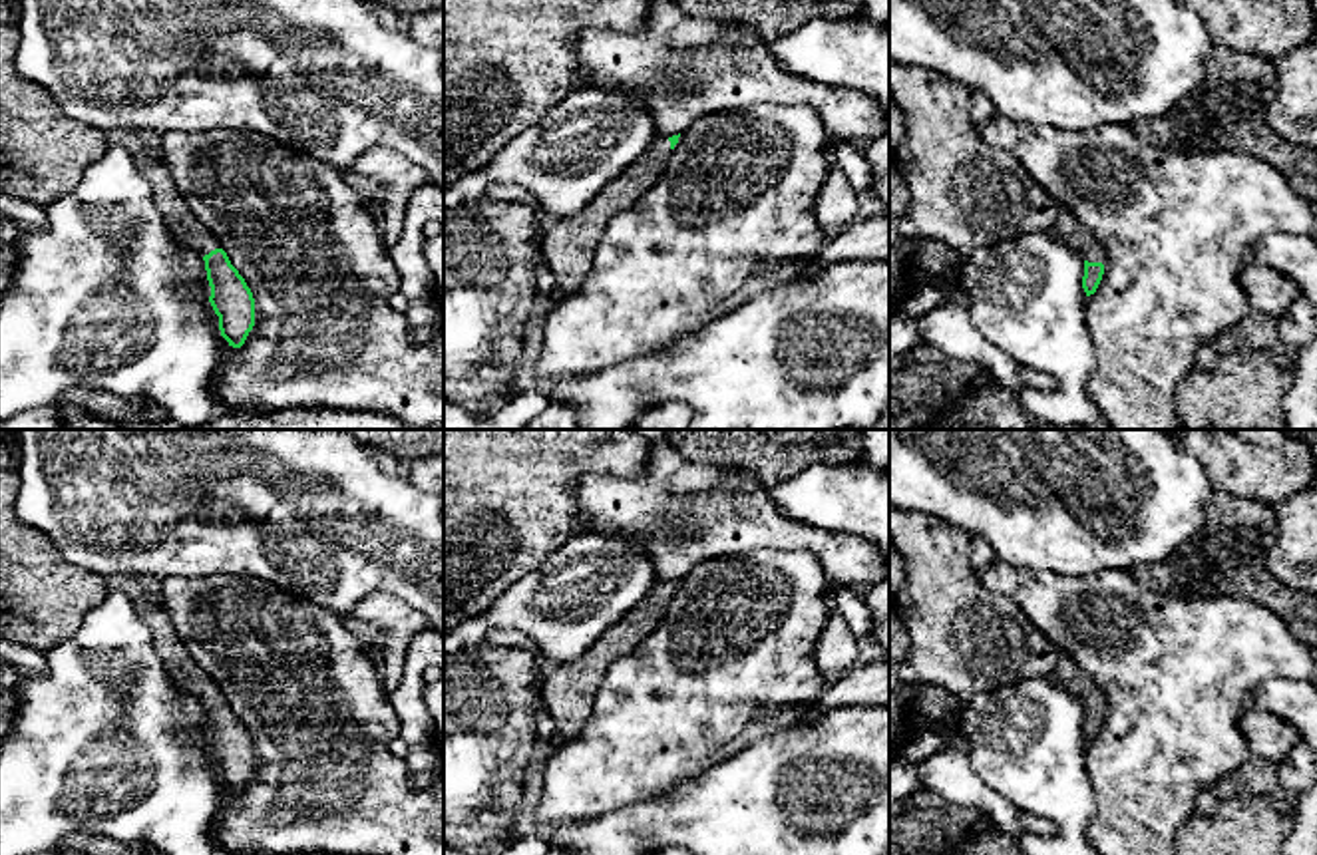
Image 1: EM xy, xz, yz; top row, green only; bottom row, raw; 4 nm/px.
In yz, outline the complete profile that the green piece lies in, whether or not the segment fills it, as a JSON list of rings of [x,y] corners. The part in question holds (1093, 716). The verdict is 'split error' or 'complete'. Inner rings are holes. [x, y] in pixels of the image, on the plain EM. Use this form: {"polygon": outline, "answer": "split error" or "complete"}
{"polygon": [[[1060,654],[1050,680],[1084,704],[1082,734],[1086,742],[1094,740],[1104,720],[1104,692],[1068,654]]], "answer": "split error"}

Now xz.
{"polygon": [[[657,583],[637,610],[609,626],[575,662],[543,674],[541,704],[557,732],[547,744],[551,752],[583,728],[609,664],[633,652],[660,624],[678,583]]], "answer": "split error"}

